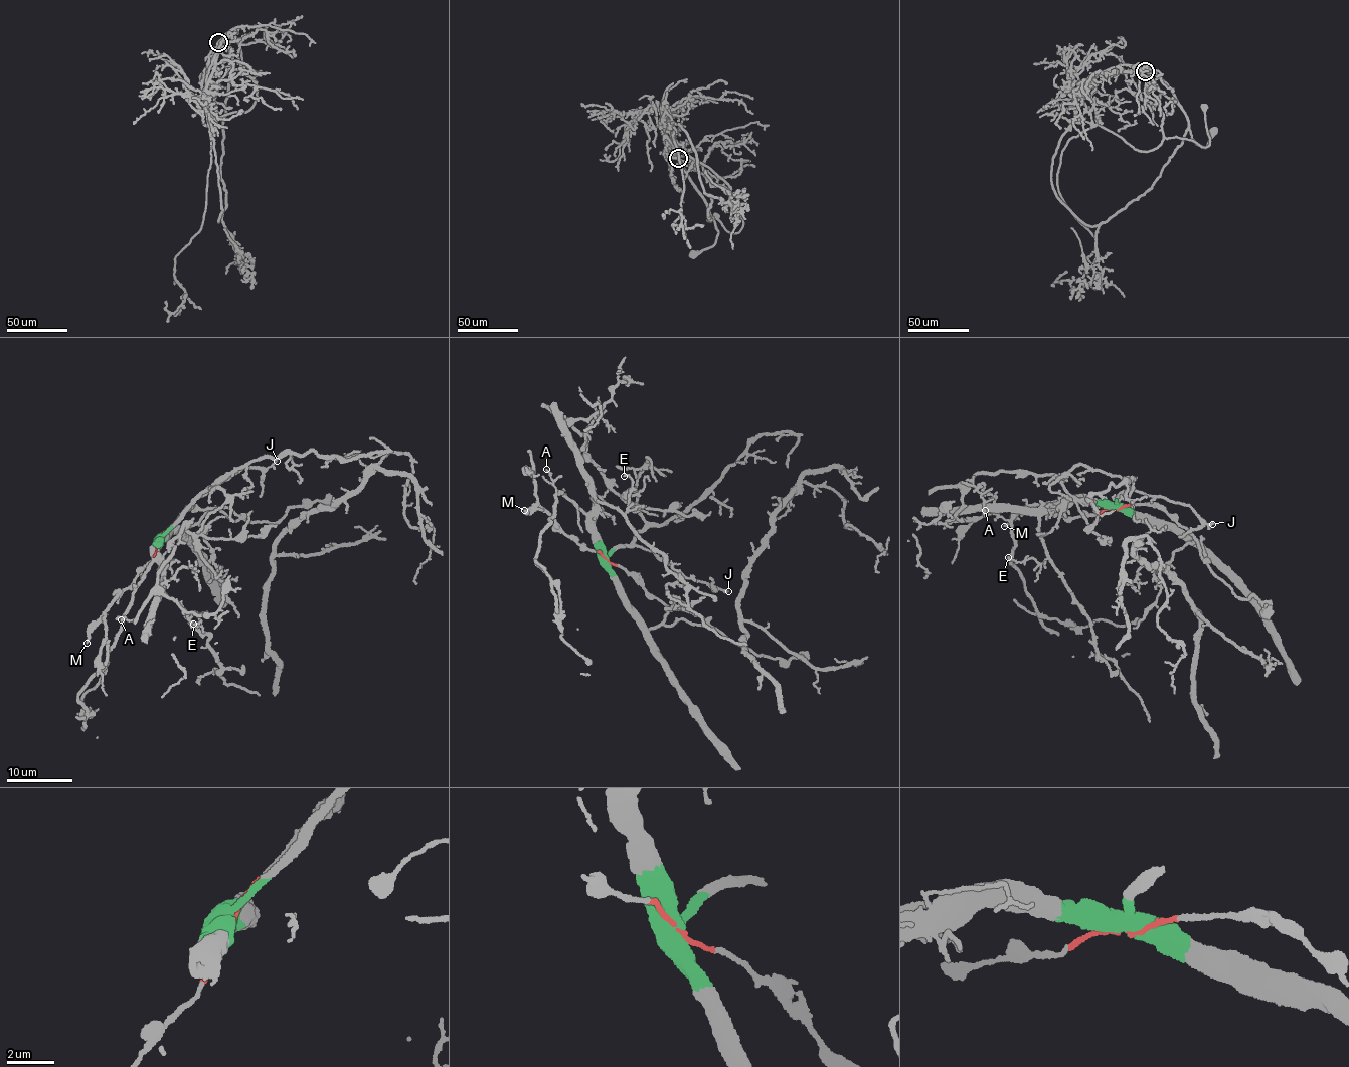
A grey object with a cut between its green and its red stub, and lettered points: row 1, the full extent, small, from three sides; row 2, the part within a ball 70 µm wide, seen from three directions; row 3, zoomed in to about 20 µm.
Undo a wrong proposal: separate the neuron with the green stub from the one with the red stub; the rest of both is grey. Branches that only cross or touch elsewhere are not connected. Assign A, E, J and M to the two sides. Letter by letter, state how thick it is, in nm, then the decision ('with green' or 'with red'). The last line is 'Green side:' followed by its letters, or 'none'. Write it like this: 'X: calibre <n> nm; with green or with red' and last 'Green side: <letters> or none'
A: calibre 130 nm; with green
E: calibre 130 nm; with green
J: calibre 140 nm; with green
M: calibre 160 nm; with red
Green side: A, E, J

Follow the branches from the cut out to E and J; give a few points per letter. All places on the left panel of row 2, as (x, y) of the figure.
E: (160, 541), (162, 545), (156, 553), (166, 594), (189, 617), (194, 613), (200, 623), (193, 625)
J: (160, 541), (196, 498), (236, 472), (248, 467), (266, 468), (277, 461)

